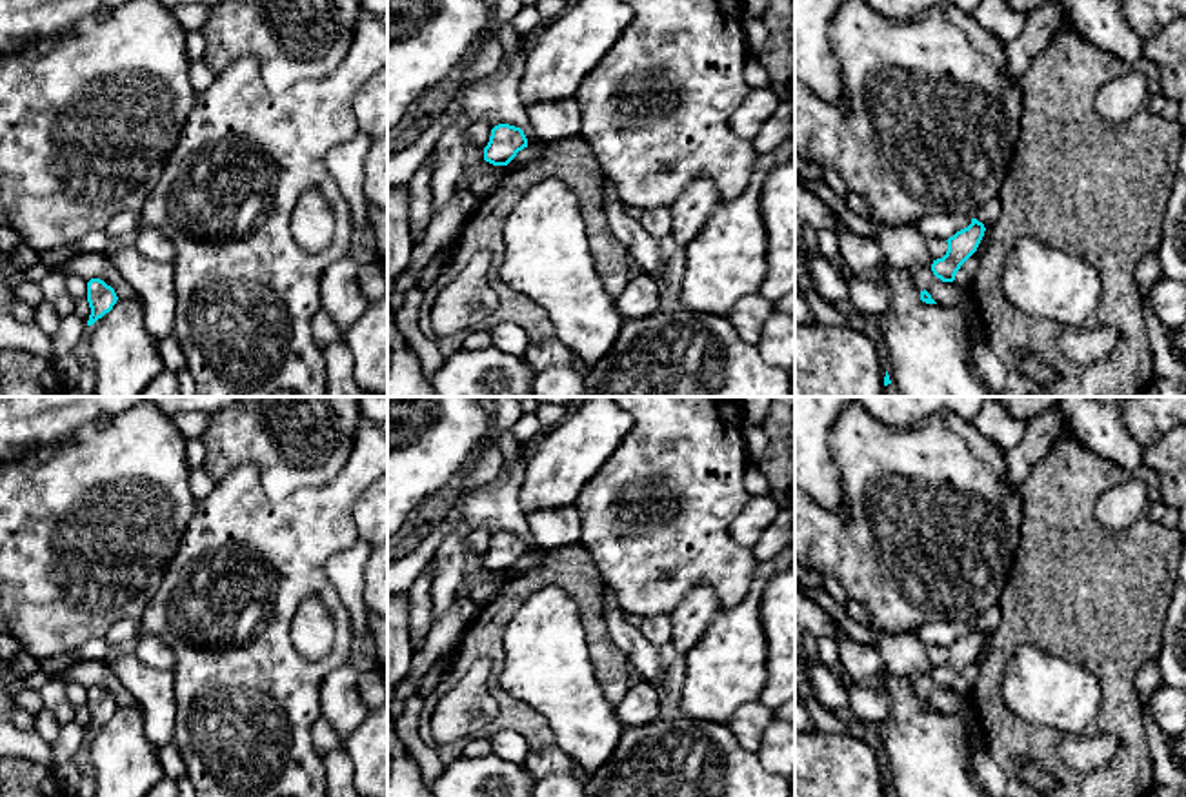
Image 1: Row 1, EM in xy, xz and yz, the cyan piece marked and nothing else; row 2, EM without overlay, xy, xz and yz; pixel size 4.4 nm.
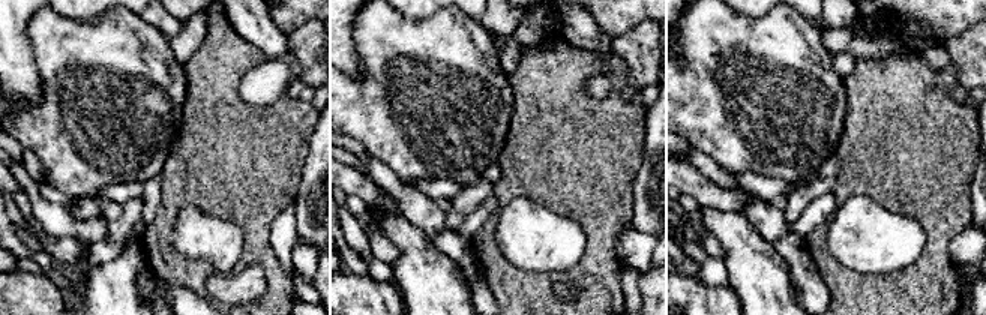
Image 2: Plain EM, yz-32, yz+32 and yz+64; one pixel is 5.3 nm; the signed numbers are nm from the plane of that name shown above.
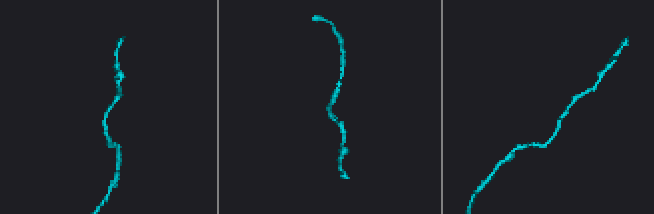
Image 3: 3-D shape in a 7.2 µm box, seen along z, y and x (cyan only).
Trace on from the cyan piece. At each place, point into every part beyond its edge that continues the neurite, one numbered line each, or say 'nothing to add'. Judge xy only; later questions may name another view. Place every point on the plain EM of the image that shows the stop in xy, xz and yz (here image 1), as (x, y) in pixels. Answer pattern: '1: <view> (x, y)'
nothing to add

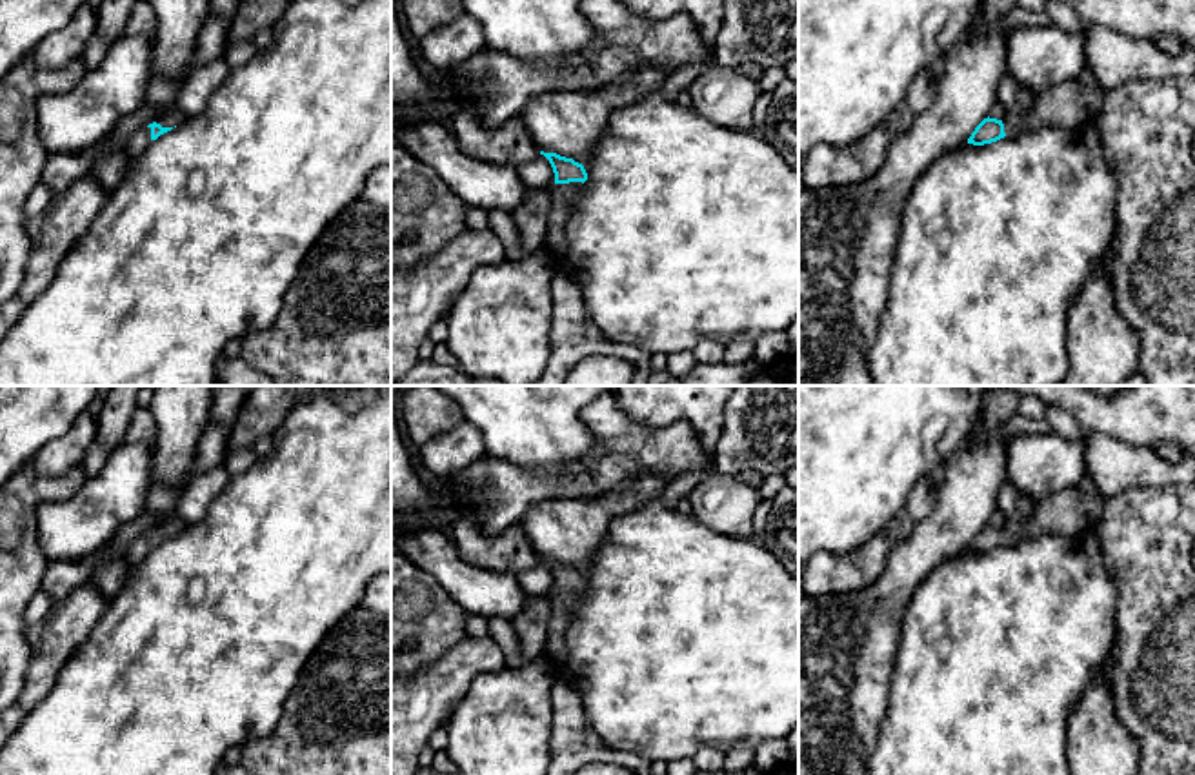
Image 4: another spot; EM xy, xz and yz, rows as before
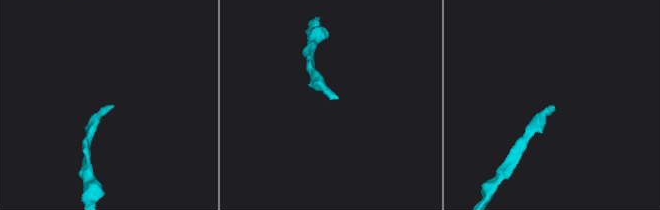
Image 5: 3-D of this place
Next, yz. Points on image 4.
1: yz (1070, 512)

